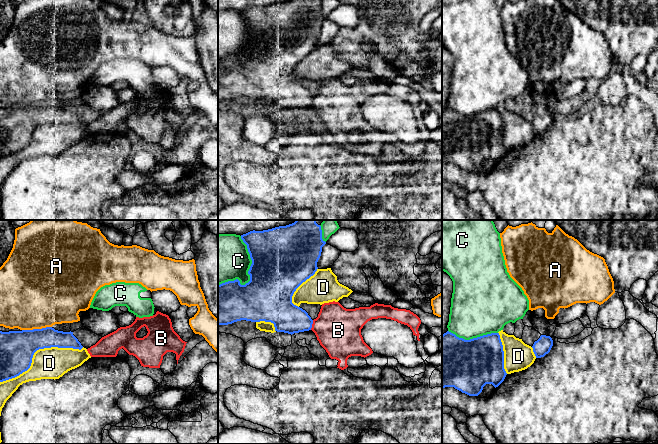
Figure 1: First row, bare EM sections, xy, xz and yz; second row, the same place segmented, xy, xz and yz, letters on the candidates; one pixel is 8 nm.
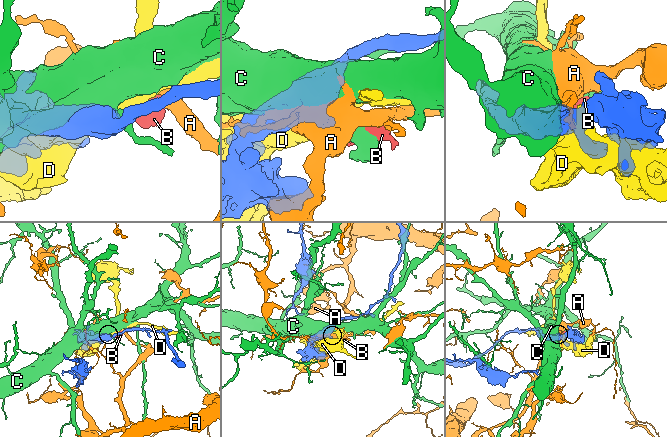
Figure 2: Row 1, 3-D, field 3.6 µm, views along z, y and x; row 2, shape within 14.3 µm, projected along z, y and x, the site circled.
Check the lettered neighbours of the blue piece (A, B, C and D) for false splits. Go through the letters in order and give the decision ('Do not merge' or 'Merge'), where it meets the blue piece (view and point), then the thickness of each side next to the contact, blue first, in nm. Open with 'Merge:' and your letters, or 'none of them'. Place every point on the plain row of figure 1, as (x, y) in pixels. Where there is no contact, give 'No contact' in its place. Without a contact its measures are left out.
Merge: none of them
A: Do not merge. Touches blue at xy (36, 105). Thickness 280 nm (blue) against 500 nm
B: Do not merge. Touches blue at xz (311, 101). Thickness 240 nm (blue) against 360 nm
C: Do not merge. Touches blue at xz (248, 49). Thickness 440 nm (blue) against 380 nm
D: Do not merge. Touches blue at xy (37, 125). Thickness 280 nm (blue) against 260 nm

